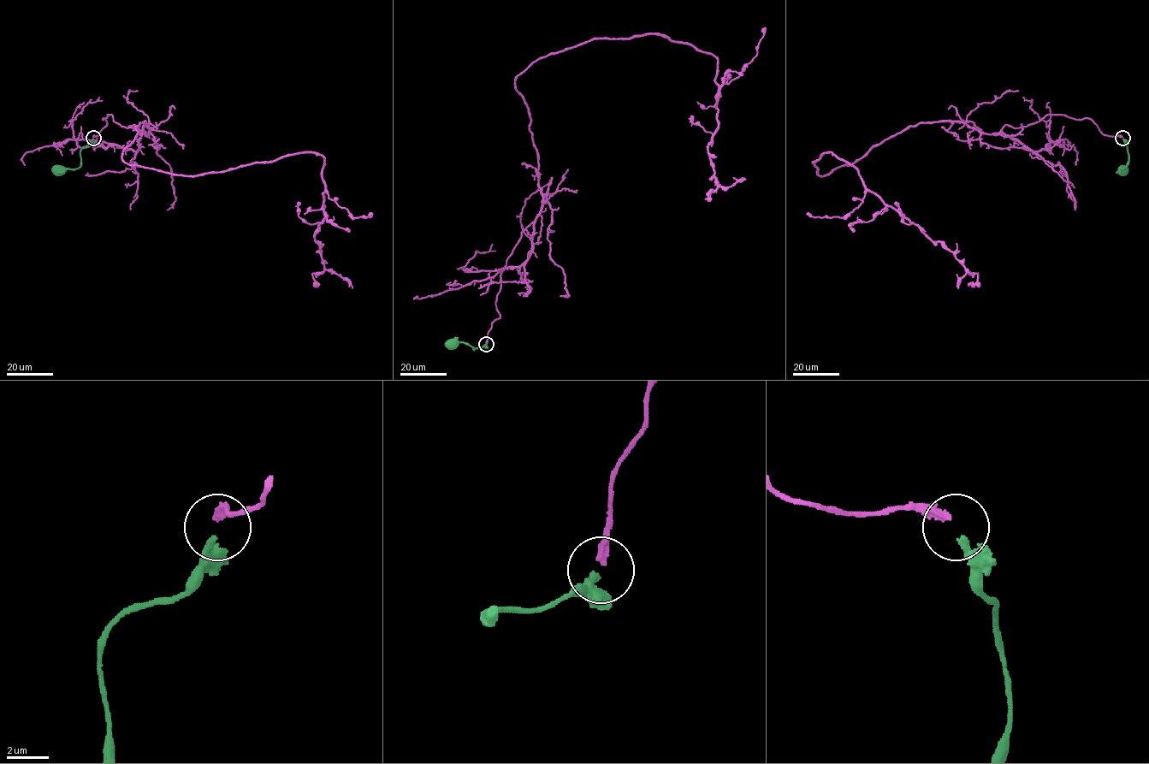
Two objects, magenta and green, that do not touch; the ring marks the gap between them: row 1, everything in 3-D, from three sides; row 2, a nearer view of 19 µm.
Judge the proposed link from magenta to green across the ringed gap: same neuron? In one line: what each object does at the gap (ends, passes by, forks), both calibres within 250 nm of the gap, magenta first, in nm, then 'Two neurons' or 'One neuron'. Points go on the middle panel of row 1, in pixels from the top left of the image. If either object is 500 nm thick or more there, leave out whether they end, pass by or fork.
At the ring magenta ends. At the ring green ends. Thickness 360 nm (magenta) against 340 nm. One neuron

